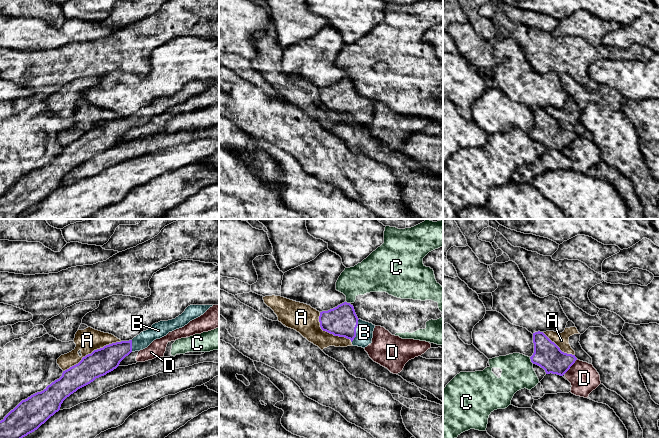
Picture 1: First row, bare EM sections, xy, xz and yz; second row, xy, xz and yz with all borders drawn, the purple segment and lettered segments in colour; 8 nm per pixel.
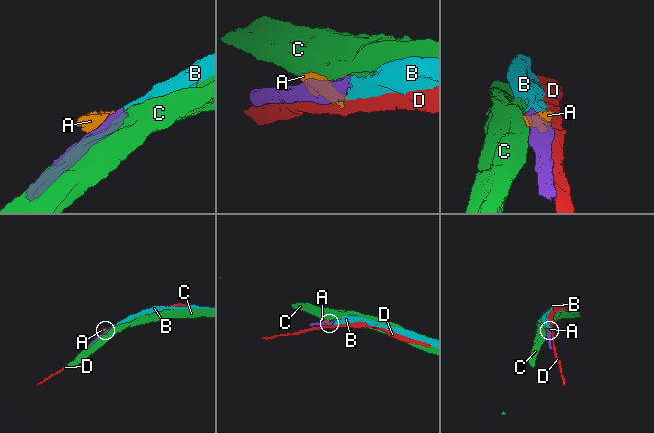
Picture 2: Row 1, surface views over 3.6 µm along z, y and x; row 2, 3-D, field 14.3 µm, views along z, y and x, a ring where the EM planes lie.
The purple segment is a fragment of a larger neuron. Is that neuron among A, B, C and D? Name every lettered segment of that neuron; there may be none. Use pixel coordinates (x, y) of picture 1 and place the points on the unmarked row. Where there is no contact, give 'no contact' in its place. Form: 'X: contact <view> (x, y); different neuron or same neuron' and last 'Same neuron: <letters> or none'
A: contact xy (93, 127); different neuron
B: contact xz (355, 106); same neuron
C: contact yz (531, 136); different neuron
D: contact yz (571, 141); different neuron
Same neuron: B

